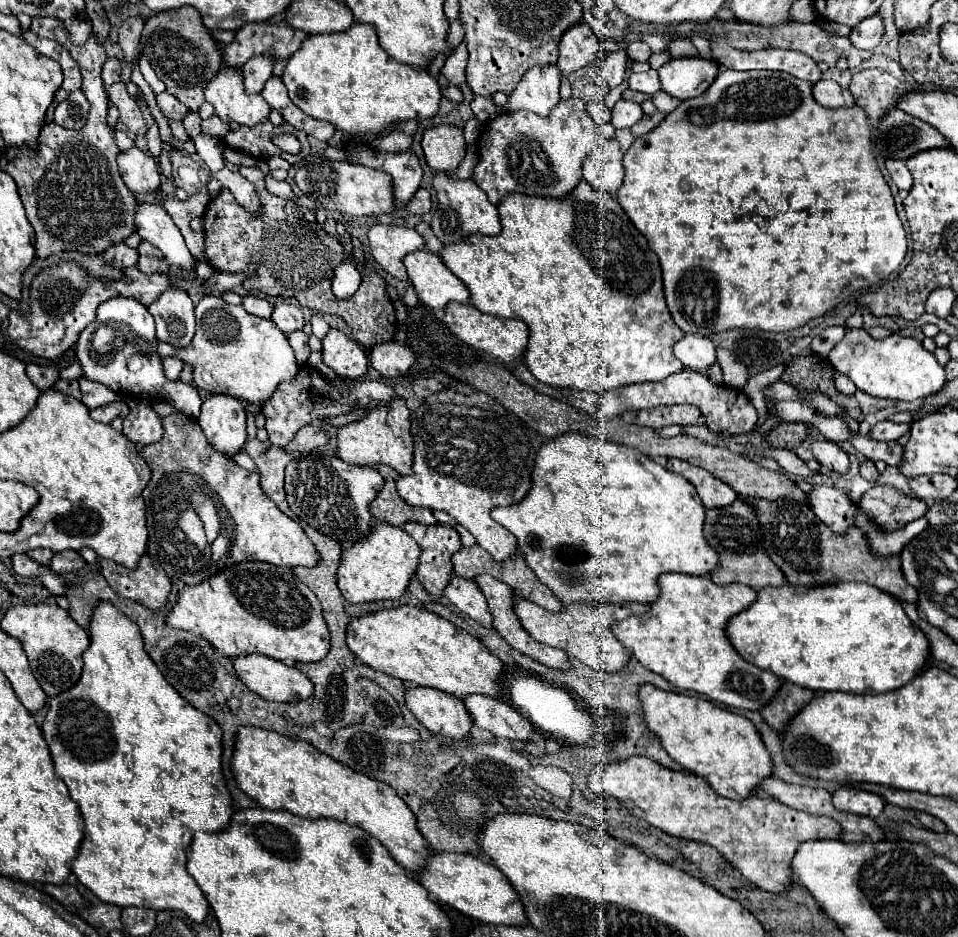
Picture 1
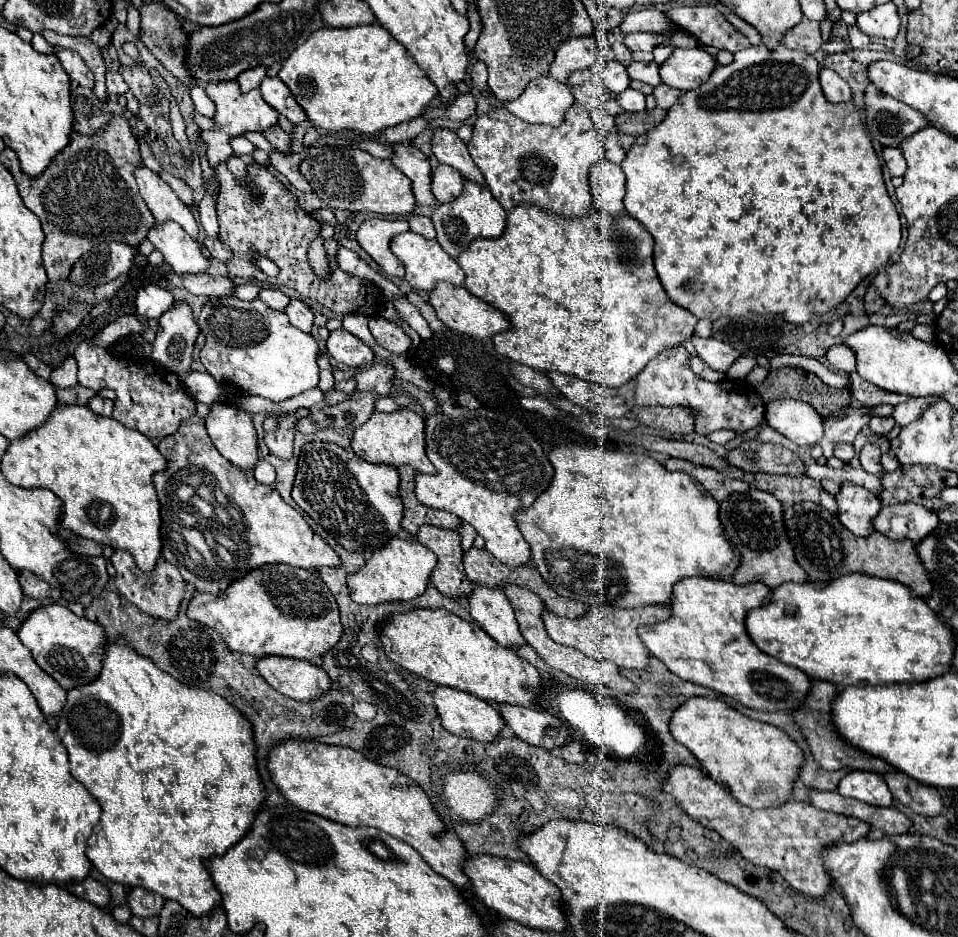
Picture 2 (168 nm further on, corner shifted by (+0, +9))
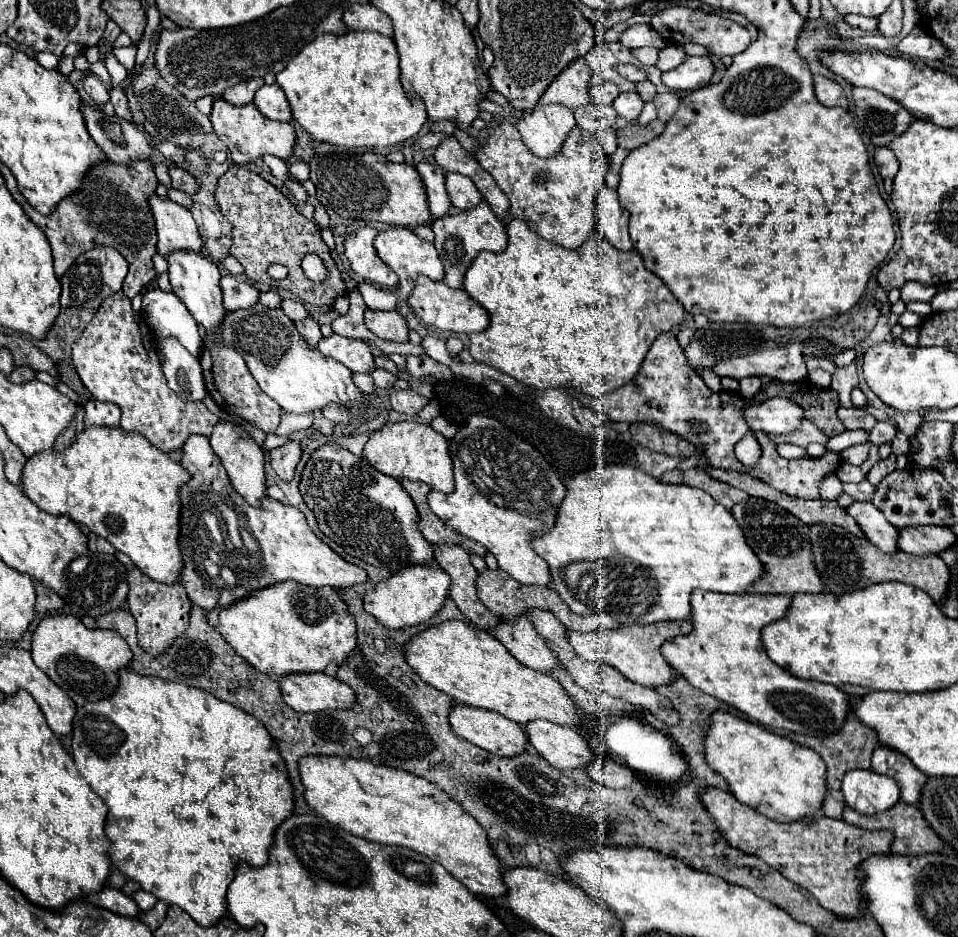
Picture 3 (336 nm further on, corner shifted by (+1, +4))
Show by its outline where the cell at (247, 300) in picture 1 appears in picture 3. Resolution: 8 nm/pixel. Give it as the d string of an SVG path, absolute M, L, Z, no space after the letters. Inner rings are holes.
M282 299L280 309L282 309L292 321L300 321L300 319L306 319L306 317L308 317L308 311L302 307L302 303L292 301L292 299Z

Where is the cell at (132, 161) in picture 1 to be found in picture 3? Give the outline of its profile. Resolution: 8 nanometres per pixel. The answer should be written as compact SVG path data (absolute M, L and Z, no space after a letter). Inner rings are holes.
M160 195L148 197L148 205L156 221L160 255L168 255L174 249L200 251L202 239L200 239L196 221L186 207Z

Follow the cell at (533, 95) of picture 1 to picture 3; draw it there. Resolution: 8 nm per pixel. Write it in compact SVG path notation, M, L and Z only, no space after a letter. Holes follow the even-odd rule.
M536 105L518 121L526 147L538 157L552 157L560 151L566 135L576 125L572 109L564 105Z

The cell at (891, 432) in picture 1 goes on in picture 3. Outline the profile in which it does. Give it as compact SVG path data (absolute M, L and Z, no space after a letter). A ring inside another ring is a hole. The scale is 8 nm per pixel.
M878 421L876 425L874 425L874 429L870 431L870 443L874 443L874 445L882 445L882 443L890 443L892 439L894 439L894 435L896 435L896 425L892 423L892 421Z

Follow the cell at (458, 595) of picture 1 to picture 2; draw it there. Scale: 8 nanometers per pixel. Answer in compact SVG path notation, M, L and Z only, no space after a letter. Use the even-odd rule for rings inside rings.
M473 584L473 594L469 596L469 612L473 616L473 620L501 646L505 648L511 648L511 650L517 650L521 646L525 646L525 638L521 636L519 632L519 624L515 620L515 612L513 612L513 606L509 602L509 598L505 596L505 592L501 588L485 588L485 586L479 586L479 584Z

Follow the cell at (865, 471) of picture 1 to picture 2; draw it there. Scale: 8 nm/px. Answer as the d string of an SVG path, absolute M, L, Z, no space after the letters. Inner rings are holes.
M865 444L863 450L859 452L861 458L861 466L865 472L869 474L881 474L881 448L877 444Z

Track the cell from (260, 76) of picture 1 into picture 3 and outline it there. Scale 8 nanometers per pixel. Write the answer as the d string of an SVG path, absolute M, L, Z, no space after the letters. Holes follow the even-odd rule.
M248 79L248 81L242 81L242 83L238 83L238 85L234 85L234 87L230 87L230 89L226 89L224 93L222 93L222 99L226 99L226 101L230 101L232 105L246 105L246 103L250 103L252 99L254 99L254 93L256 93L256 89L260 89L264 85L264 79Z

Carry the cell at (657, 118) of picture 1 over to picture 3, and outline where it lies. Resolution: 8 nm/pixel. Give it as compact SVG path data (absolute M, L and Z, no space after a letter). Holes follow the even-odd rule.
M654 119L648 125L638 125L636 121L628 123L624 129L618 129L618 145L626 147L626 149L636 149L648 141L652 141L654 137L662 135L666 123L660 119Z

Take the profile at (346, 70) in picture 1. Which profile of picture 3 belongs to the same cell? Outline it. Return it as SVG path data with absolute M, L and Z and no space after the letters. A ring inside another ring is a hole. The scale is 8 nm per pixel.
M348 31L340 37L332 37L332 33L326 33L326 35L320 35L316 37L316 41L308 43L288 65L284 71L280 71L276 75L278 79L278 85L284 89L286 93L286 99L292 107L292 115L294 119L318 141L326 141L326 143L334 143L334 145L342 145L342 147L386 147L386 145L396 145L400 141L406 141L410 137L414 137L422 125L426 123L428 115L426 115L426 109L424 109L424 103L420 101L420 97L410 97L402 83L400 83L400 67L398 67L398 51L396 51L396 45L390 37L382 37L380 33L372 33L372 31Z

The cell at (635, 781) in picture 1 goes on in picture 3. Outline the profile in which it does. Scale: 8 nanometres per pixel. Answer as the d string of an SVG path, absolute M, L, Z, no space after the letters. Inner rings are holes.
M706 787L700 795L704 809L714 819L722 837L744 853L756 855L772 869L780 871L792 883L804 887L812 893L818 903L840 915L840 917L860 917L862 895L860 877L856 865L862 863L872 853L888 853L892 843L892 831L870 831L844 823L842 819L816 817L812 821L800 819L792 823L774 823L768 817L740 805L732 793L716 787Z

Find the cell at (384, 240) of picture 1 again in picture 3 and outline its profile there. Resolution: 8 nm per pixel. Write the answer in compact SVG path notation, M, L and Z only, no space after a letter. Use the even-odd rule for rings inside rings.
M362 227L356 233L348 235L344 243L344 255L348 257L350 267L358 277L382 289L392 289L398 285L398 277L392 273L392 269L388 269L388 265L384 265L384 261L380 261L374 249L376 233L380 231L374 227Z

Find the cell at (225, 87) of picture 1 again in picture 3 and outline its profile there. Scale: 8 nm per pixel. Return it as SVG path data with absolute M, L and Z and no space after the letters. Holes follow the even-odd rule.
M222 97L214 99L214 109L210 115L214 133L220 137L220 141L228 147L230 157L236 165L240 163L250 163L266 153L276 155L280 159L288 159L292 153L292 147L296 143L296 135L294 135L294 127L290 123L280 123L280 121L272 121L268 117L264 117L254 103L236 107L228 101L224 101Z

